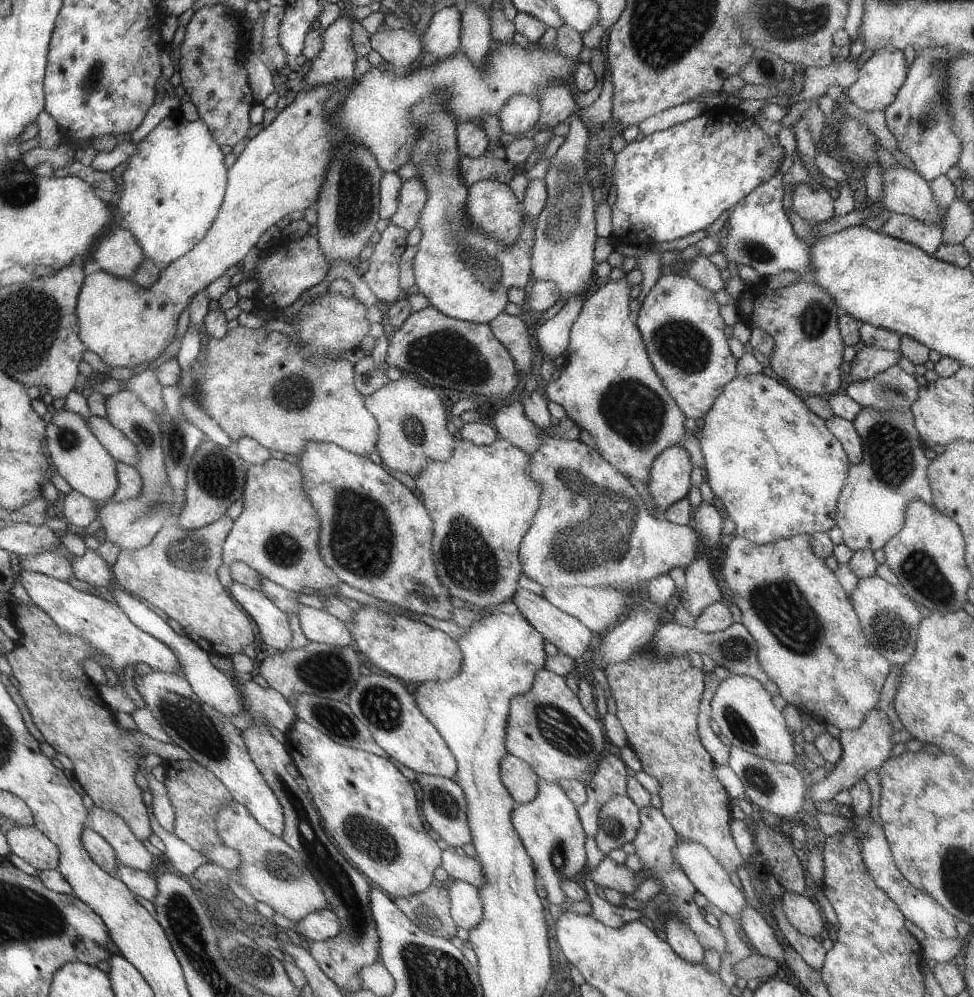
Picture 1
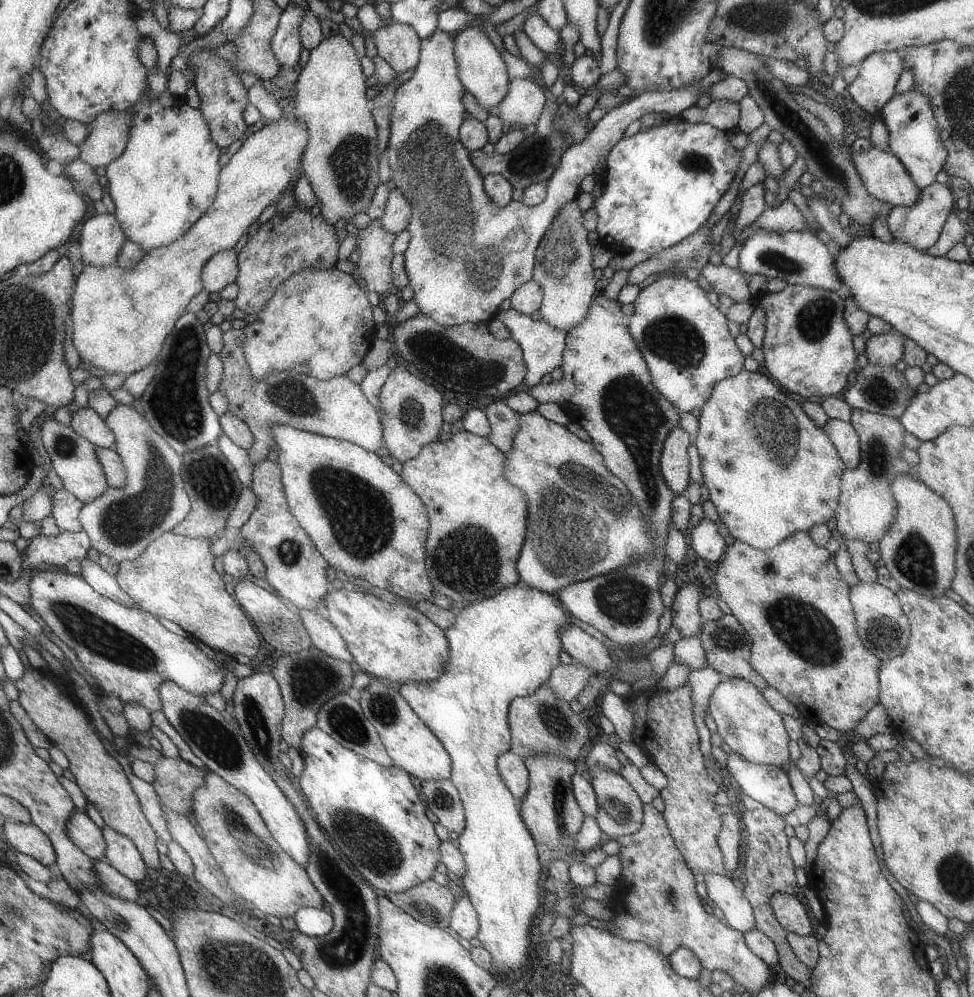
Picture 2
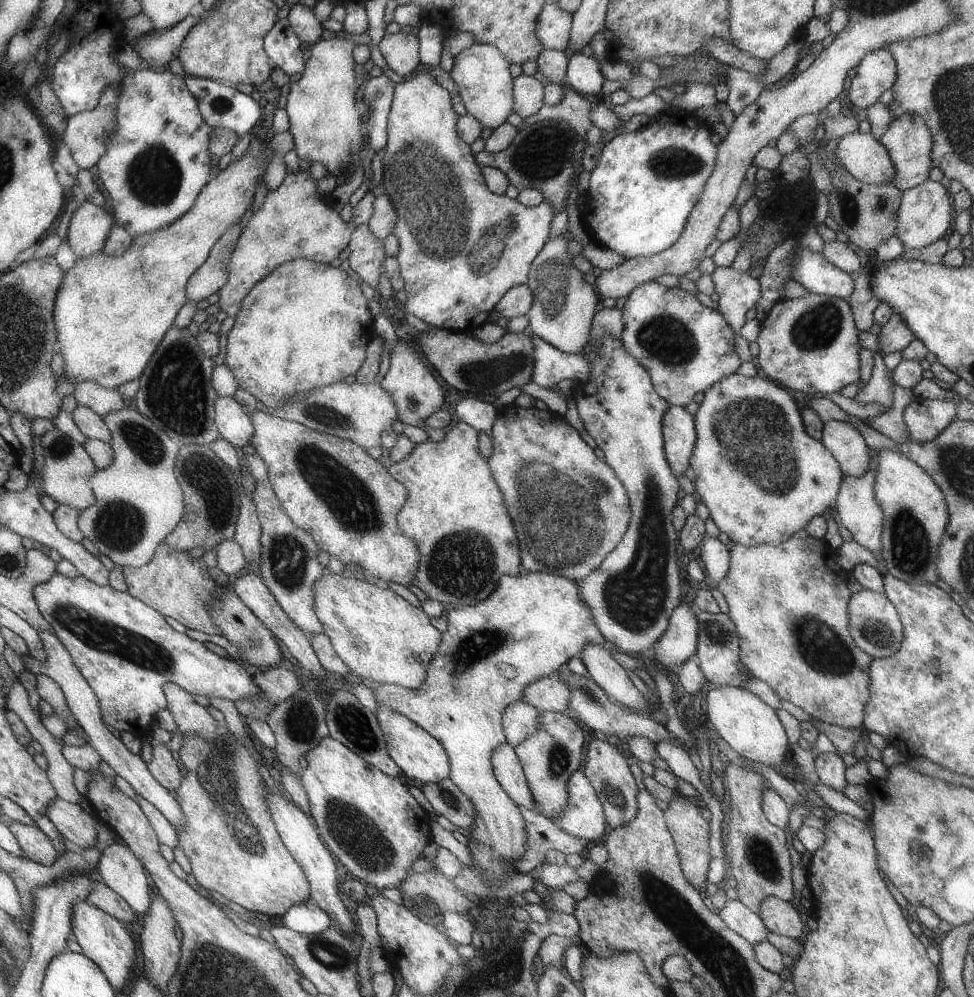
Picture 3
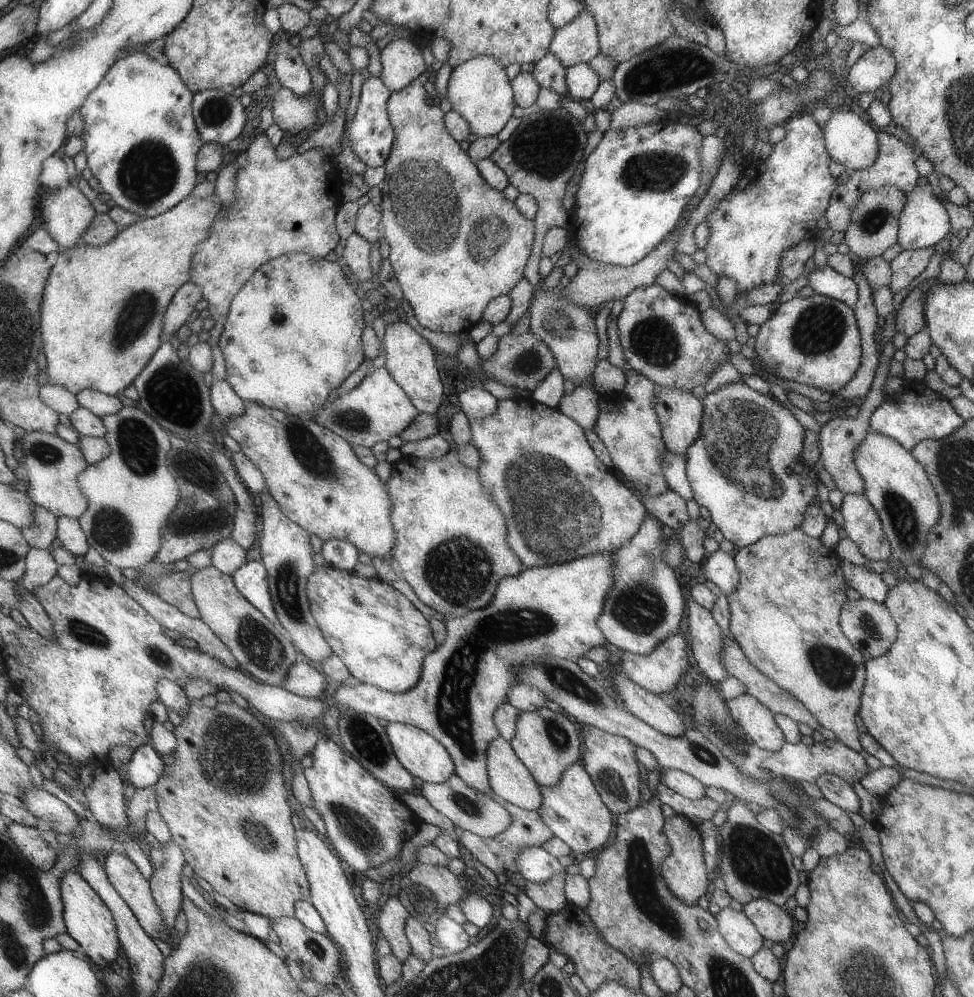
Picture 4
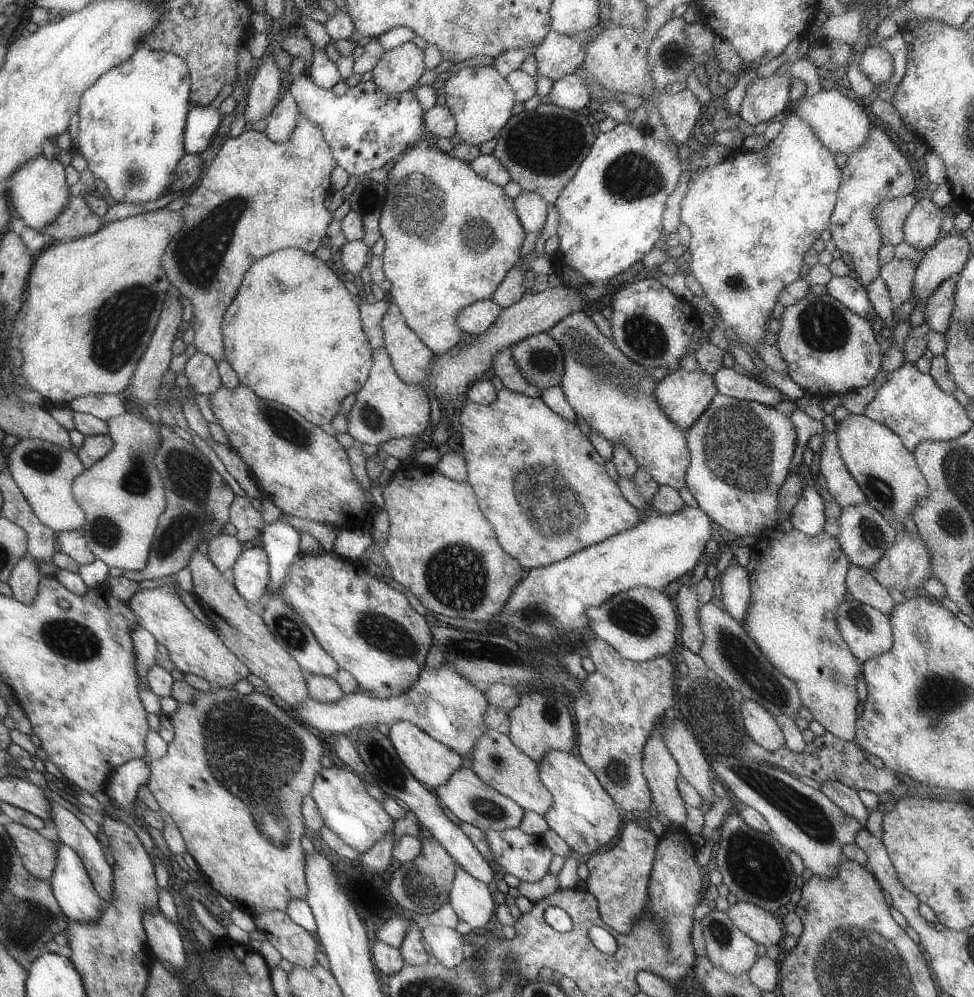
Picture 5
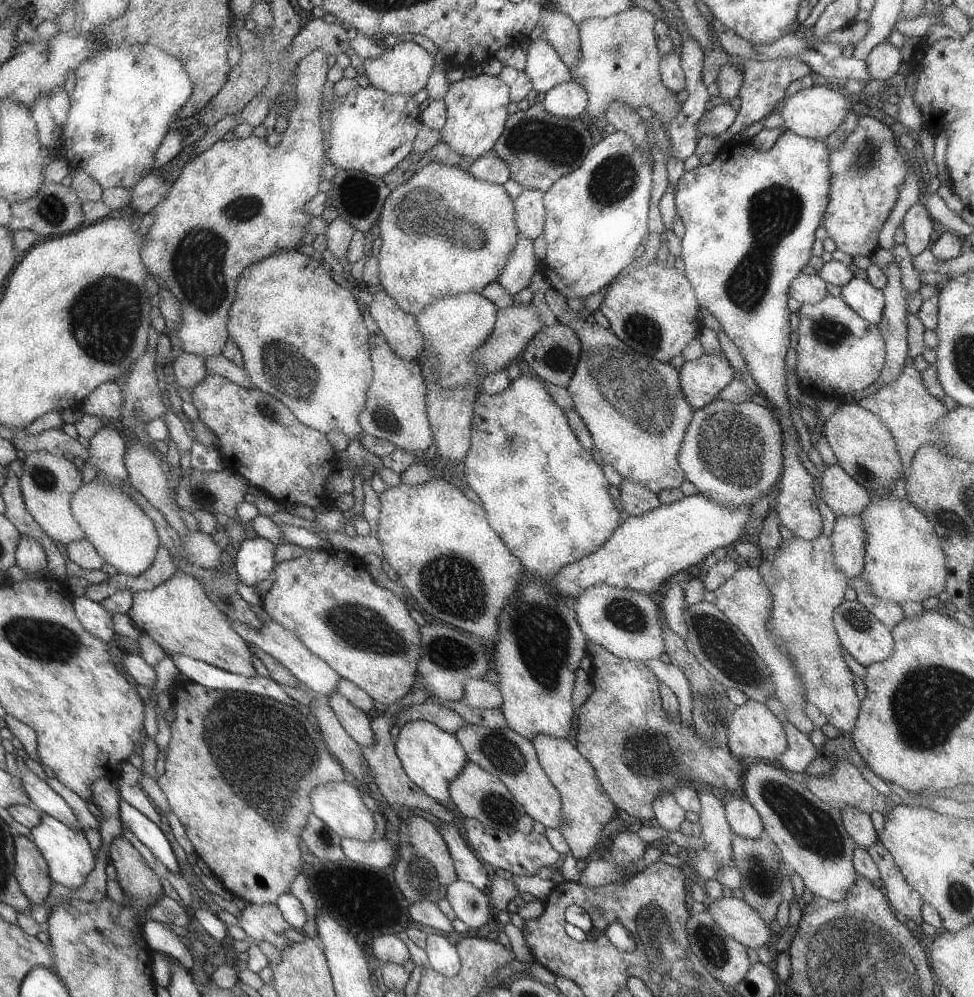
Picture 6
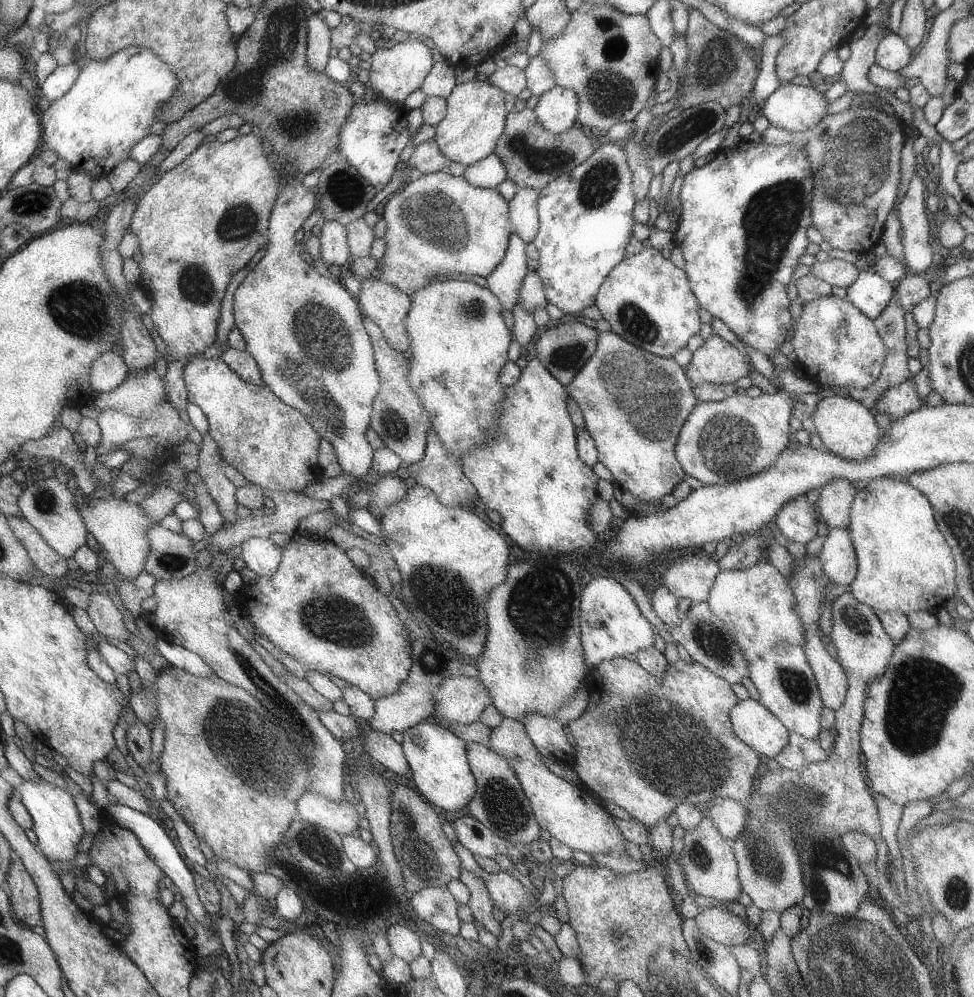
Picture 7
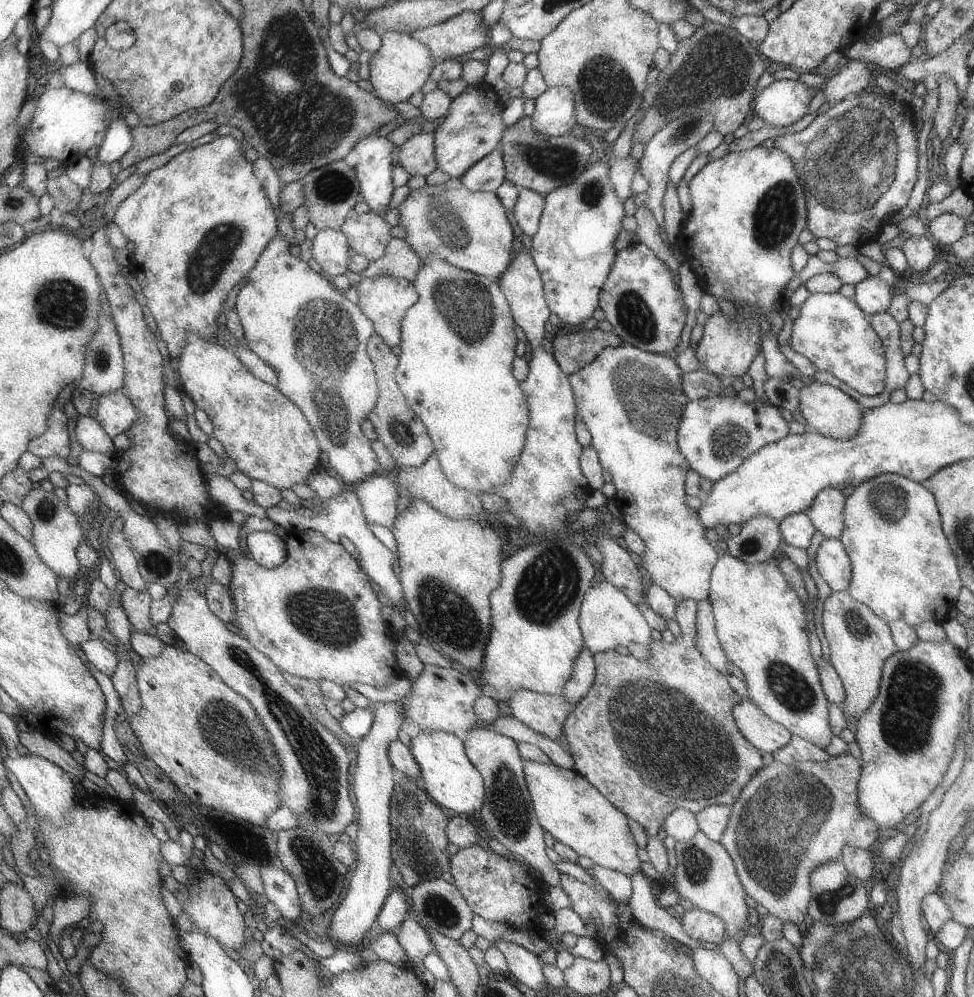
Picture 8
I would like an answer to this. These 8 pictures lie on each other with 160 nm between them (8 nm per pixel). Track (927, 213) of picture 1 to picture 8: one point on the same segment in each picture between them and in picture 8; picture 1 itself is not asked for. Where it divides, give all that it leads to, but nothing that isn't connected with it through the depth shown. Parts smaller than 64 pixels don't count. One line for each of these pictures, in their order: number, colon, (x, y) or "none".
2: (882, 175)
3: (864, 158)
4: (851, 142)
5: (840, 124)
6: (813, 112)
7: (795, 108)
8: (782, 102)

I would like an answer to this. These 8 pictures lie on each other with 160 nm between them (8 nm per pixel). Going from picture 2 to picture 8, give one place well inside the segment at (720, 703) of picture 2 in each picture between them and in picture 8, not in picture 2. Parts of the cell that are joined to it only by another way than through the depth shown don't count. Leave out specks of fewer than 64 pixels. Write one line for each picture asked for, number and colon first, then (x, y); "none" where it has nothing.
3: (747, 725)
4: (756, 721)
5: (761, 728)
6: (753, 732)
7: (753, 723)
8: (766, 735)

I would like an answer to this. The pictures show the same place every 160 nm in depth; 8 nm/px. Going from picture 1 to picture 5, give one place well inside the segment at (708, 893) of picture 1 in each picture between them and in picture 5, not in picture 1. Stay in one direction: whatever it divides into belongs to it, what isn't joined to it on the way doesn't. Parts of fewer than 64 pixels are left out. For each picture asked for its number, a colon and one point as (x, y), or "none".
2: (737, 912)
3: (745, 923)
4: (738, 931)
5: (727, 947)

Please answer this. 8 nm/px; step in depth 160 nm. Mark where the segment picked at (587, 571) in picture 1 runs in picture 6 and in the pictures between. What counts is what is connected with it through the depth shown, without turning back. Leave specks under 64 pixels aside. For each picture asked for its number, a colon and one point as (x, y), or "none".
2: (582, 521)
3: (571, 510)
4: (535, 464)
5: (541, 484)
6: (545, 497)

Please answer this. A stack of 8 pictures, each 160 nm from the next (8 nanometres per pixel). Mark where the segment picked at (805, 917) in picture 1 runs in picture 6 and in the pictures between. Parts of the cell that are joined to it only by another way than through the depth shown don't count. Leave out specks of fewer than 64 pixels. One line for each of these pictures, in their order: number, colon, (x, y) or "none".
2: (787, 910)
3: (780, 918)
4: (772, 923)
5: (758, 924)
6: (737, 919)

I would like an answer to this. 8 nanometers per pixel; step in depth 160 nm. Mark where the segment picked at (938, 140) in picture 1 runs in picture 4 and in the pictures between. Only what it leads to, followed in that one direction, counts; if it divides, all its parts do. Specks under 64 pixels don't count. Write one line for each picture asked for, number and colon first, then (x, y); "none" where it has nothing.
2: (913, 137)
3: (908, 141)
4: (893, 165)

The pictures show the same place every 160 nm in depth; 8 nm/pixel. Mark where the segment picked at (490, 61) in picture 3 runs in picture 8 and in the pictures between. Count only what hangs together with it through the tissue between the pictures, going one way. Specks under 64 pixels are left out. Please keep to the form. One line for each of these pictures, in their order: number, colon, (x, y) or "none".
4: (478, 89)
5: (480, 100)
6: (475, 112)
7: (474, 118)
8: (471, 128)

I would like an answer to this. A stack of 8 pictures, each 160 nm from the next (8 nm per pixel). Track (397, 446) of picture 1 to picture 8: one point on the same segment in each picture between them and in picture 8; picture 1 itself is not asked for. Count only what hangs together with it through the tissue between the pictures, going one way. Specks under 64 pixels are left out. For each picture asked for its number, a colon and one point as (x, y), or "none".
2: (412, 418)
3: (417, 395)
4: (409, 358)
5: (412, 358)
6: (402, 333)
7: (388, 306)
8: (385, 300)

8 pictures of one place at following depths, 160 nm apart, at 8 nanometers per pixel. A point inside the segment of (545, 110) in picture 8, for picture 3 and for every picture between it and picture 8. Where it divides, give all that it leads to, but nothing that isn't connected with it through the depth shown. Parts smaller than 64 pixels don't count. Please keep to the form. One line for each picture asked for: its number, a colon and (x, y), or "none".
3: (583, 75)
4: (581, 80)
5: (569, 92)
6: (567, 99)
7: (556, 109)

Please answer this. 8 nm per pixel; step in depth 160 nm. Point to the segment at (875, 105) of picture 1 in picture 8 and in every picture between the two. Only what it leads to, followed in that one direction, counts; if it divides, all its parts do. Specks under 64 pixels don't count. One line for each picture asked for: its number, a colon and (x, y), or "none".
2: (872, 87)
3: (875, 73)
4: (876, 65)
5: (875, 63)
6: (883, 61)
7: (891, 53)
8: (890, 52)

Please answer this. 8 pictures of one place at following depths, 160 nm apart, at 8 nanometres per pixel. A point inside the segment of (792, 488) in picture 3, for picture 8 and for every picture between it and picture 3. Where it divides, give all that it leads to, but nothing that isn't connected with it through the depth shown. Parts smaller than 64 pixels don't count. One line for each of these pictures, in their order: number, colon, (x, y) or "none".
4: (744, 467)
5: (740, 450)
6: (732, 453)
7: (720, 442)
8: (716, 434)

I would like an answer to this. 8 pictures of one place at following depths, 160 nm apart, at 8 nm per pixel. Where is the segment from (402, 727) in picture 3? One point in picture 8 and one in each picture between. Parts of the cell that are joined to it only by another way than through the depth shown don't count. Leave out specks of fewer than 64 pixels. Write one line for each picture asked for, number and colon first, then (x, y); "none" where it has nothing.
4: (424, 756)
5: (430, 762)
6: (432, 758)
7: (438, 763)
8: (449, 777)

